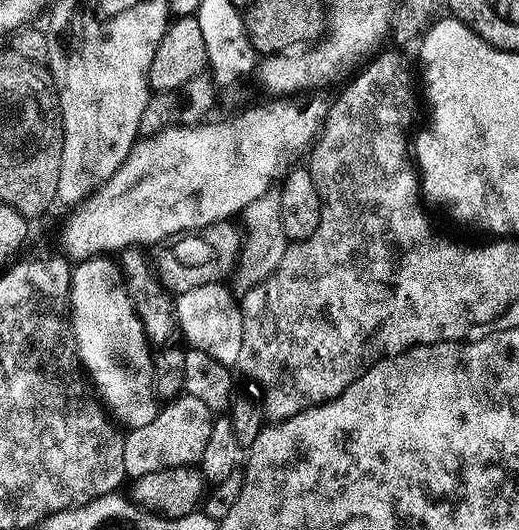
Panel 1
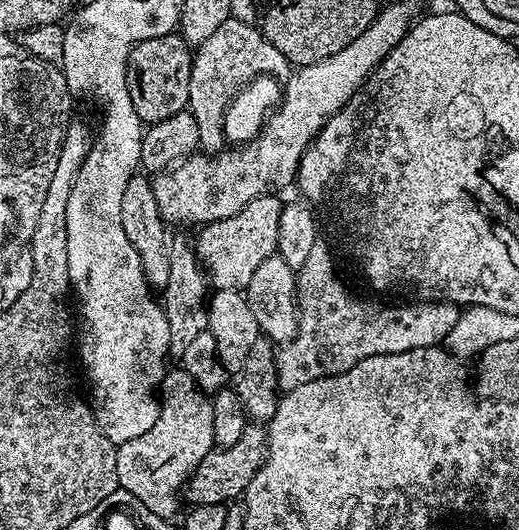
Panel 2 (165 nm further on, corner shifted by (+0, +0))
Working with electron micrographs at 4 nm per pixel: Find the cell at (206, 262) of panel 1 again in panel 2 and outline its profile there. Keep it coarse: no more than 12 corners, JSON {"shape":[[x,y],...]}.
{"shape":[[259,196],[197,231],[213,289],[243,290],[276,252],[284,204]]}

